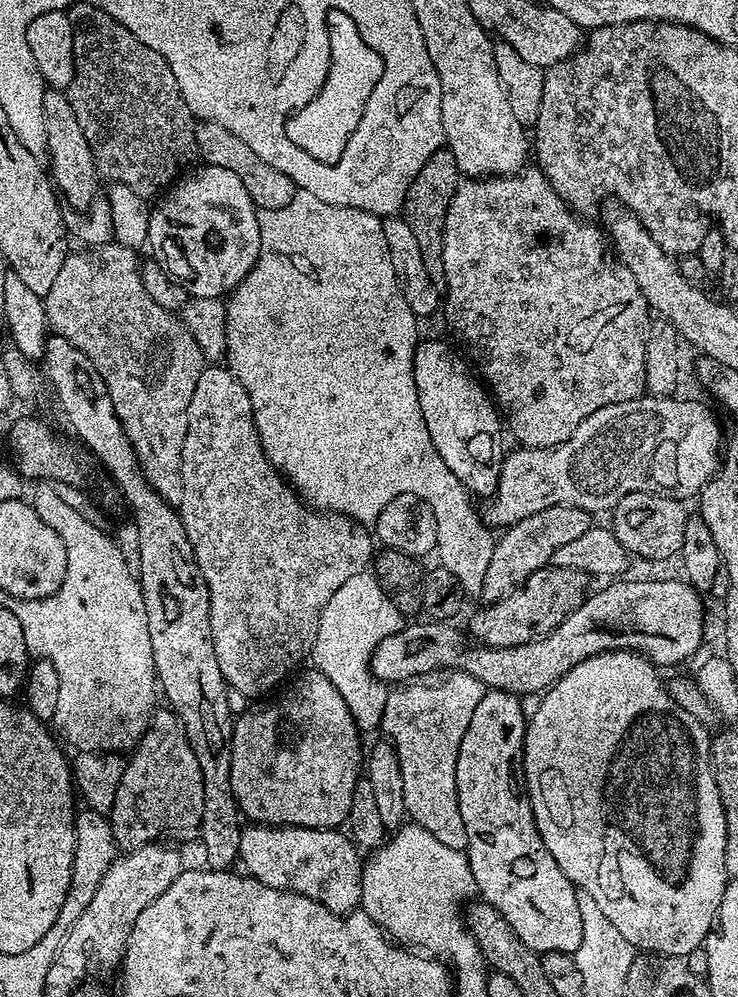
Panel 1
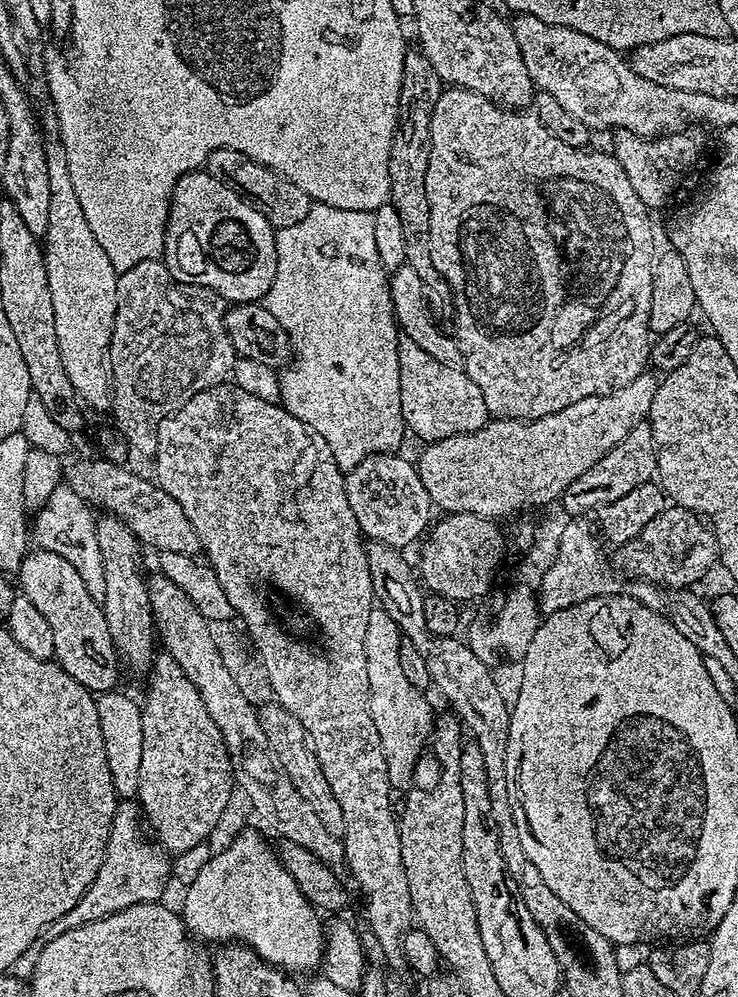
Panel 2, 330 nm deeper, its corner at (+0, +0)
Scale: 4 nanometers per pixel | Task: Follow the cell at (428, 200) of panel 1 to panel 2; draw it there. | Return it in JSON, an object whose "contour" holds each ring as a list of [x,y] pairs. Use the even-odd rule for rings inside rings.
{"contour":[[[408,50],[402,66],[402,90],[398,93],[398,119],[396,130],[391,133],[388,145],[388,179],[390,202],[398,210],[402,222],[402,234],[406,238],[404,259],[422,278],[425,289],[445,287],[445,282],[430,262],[430,202],[426,198],[426,170],[430,166],[430,126],[434,106],[444,93],[444,81],[438,78],[438,70],[430,58],[419,50]]]}

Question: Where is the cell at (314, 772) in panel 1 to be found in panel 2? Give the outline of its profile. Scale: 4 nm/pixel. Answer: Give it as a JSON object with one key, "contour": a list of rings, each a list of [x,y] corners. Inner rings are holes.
{"contour":[[[244,832],[232,840],[217,856],[212,856],[196,872],[184,892],[182,919],[185,928],[197,941],[220,940],[253,948],[262,959],[283,972],[312,974],[321,967],[326,943],[326,928],[317,909],[298,890],[298,882],[282,866],[279,855],[256,832]]]}

